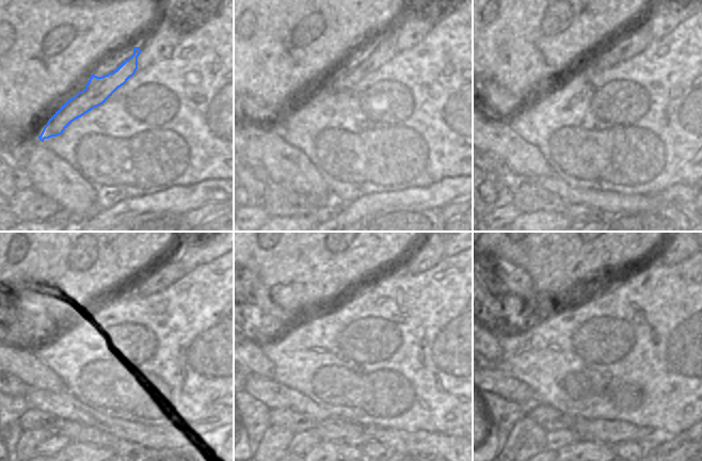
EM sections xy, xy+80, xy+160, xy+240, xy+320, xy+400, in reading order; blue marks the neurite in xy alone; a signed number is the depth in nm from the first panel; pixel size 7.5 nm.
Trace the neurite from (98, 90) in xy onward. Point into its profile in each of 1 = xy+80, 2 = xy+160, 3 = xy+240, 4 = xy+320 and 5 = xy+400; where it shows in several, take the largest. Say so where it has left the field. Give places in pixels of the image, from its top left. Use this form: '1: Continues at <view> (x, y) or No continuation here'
1: Continues at xy+80 (384, 49)
2: Continues at xy+160 (629, 45)
3: Continues at xy+240 (171, 271)
4: Continues at xy+320 (429, 253)
5: Continues at xy+400 (673, 253)

